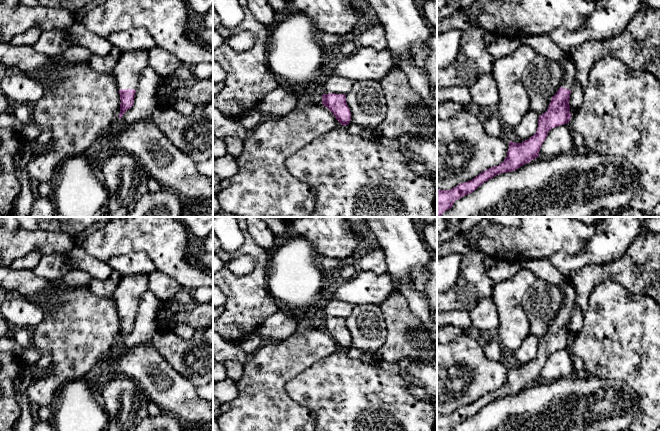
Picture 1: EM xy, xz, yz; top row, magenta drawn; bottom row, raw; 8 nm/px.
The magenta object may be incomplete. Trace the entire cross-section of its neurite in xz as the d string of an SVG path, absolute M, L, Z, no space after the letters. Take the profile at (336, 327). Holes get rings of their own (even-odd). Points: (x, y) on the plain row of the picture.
M335 317L323 318L322 327L333 337L341 349L346 350L350 347L351 336L346 326L346 319Z

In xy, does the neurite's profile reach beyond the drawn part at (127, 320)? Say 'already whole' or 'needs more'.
needs more

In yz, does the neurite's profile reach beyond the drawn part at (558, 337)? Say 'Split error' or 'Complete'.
Split error

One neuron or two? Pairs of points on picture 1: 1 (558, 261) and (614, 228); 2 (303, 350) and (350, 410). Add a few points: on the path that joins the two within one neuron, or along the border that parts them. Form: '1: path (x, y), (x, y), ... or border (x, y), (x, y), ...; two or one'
1: path (573, 261), (592, 255), (604, 243); one
2: border (335, 352), (312, 363), (294, 376); two

